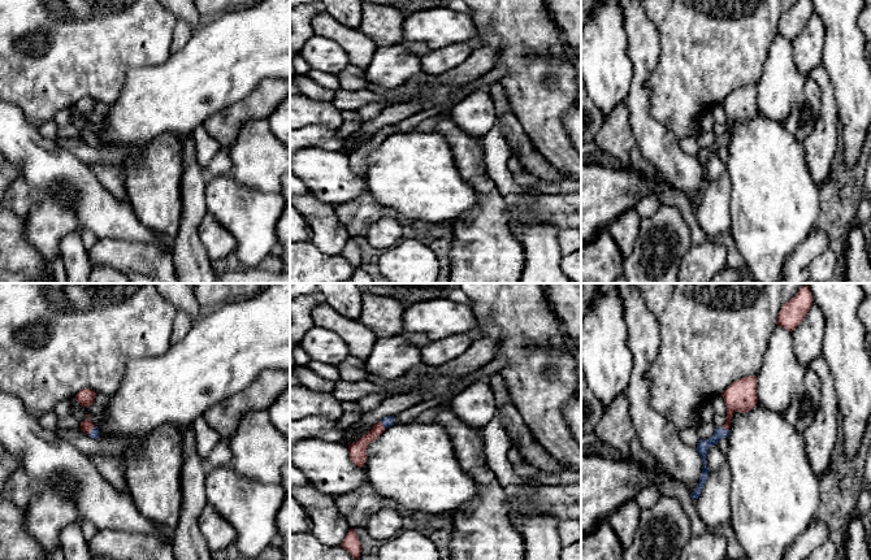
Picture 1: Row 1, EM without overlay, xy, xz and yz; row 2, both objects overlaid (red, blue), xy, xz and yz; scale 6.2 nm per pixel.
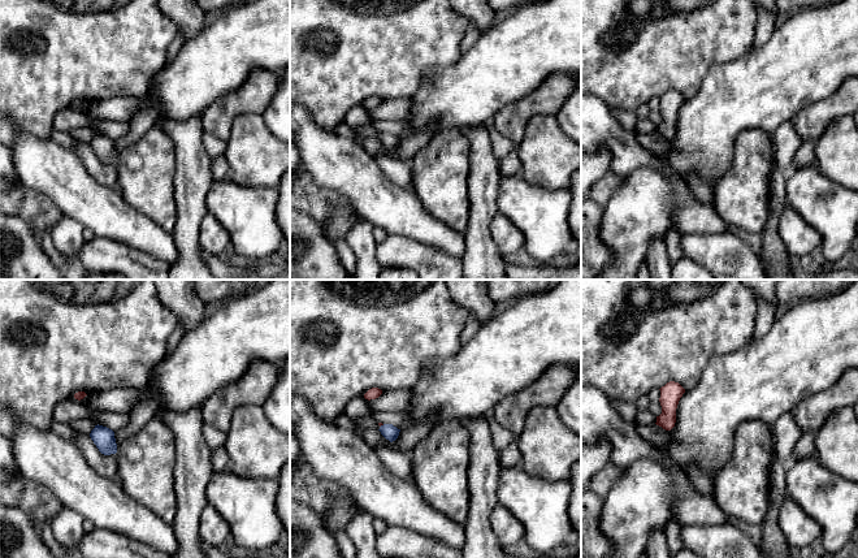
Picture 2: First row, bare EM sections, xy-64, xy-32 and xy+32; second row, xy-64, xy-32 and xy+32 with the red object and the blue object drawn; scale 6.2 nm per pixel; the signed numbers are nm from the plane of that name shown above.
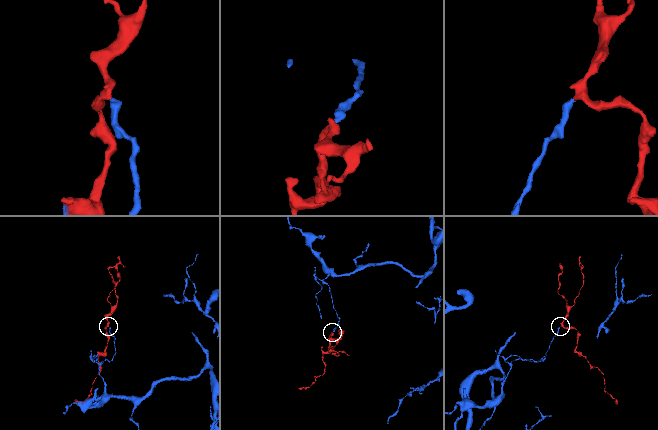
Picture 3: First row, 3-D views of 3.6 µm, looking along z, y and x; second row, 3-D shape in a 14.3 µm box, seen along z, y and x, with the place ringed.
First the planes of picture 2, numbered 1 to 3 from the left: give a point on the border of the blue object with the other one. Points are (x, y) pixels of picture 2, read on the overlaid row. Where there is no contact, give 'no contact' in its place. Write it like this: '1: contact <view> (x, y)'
1: no contact
2: contact xy-32 (381, 424)
3: no contact

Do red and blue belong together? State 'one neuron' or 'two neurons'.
one neuron

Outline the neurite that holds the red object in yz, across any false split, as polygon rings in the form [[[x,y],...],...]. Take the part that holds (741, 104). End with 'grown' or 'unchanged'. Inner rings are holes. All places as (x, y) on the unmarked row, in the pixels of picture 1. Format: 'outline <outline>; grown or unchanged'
outline [[[749,84],[733,91],[728,97],[722,103],[724,112],[727,114],[727,130],[722,136],[716,136],[714,144],[708,148],[701,148],[697,153],[697,161],[702,166],[703,179],[699,186],[699,192],[697,197],[690,203],[692,208],[698,208],[703,194],[708,186],[708,177],[706,172],[706,164],[711,155],[718,153],[723,147],[728,147],[731,129],[734,121],[749,121],[758,112],[757,105],[757,84]]]; grown

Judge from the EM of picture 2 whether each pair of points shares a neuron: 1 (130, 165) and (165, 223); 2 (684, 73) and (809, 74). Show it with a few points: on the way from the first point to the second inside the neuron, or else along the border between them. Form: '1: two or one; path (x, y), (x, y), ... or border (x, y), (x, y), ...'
1: one; path (144, 180), (161, 208)
2: two; border (733, 59), (715, 63), (701, 87), (688, 98)

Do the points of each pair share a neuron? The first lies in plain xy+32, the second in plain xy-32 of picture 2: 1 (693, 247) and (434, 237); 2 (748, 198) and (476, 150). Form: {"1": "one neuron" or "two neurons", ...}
{"1": "two neurons", "2": "two neurons"}

